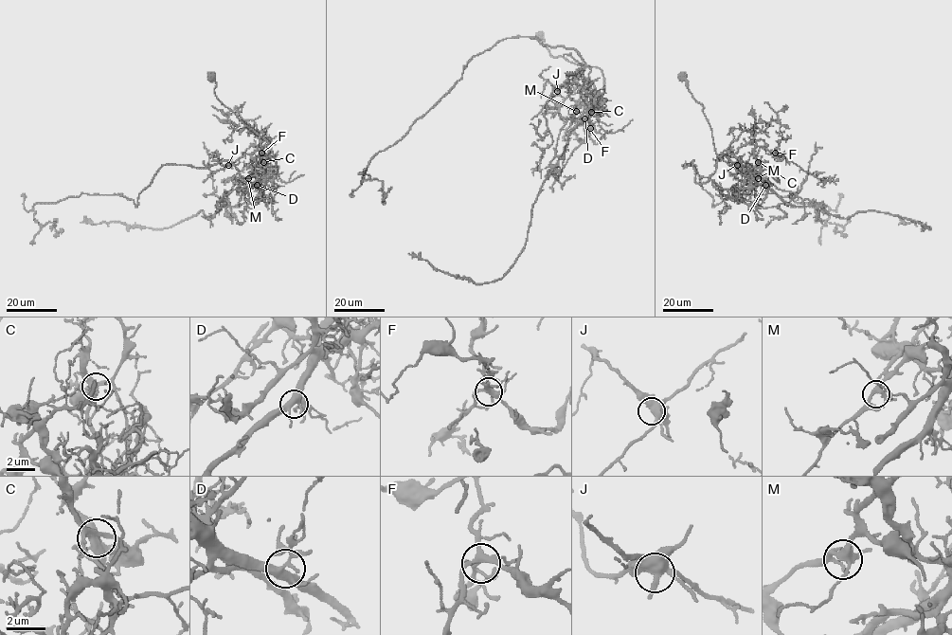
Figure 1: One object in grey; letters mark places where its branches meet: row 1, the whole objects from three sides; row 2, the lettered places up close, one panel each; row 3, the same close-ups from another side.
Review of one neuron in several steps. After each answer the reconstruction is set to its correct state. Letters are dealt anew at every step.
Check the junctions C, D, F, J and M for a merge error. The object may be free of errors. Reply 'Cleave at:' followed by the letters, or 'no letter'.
Cleave at: C

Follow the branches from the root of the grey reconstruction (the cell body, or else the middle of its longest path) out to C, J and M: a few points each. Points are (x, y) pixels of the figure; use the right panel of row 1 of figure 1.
C: (682, 76), (692, 98), (703, 106), (716, 153), (749, 178), (760, 173), (759, 162)
J: (682, 76), (692, 98), (703, 106), (716, 153), (745, 177), (738, 158), (727, 151), (720, 154), (737, 165)
M: (682, 76), (692, 98), (703, 106), (716, 153), (743, 175), (750, 178), (755, 175), (758, 178)

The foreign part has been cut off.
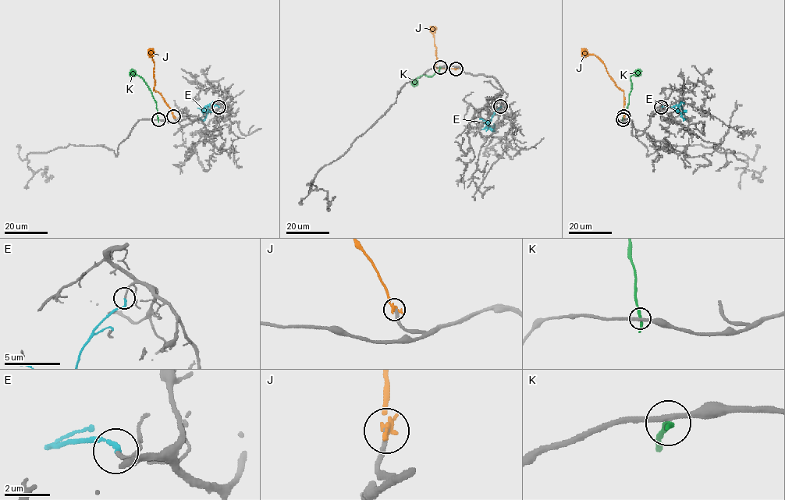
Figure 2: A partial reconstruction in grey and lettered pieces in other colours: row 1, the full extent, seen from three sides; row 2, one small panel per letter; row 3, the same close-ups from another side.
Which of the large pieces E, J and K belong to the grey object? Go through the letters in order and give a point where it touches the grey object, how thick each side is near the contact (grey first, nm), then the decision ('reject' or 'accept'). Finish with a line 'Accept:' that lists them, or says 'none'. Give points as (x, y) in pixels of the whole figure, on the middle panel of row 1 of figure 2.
E: (500, 106) | 150/180 nm | accept
J: (456, 69) | 240/280 nm | reject
K: (440, 67) | 260/300 nm | reject
Accept: E

